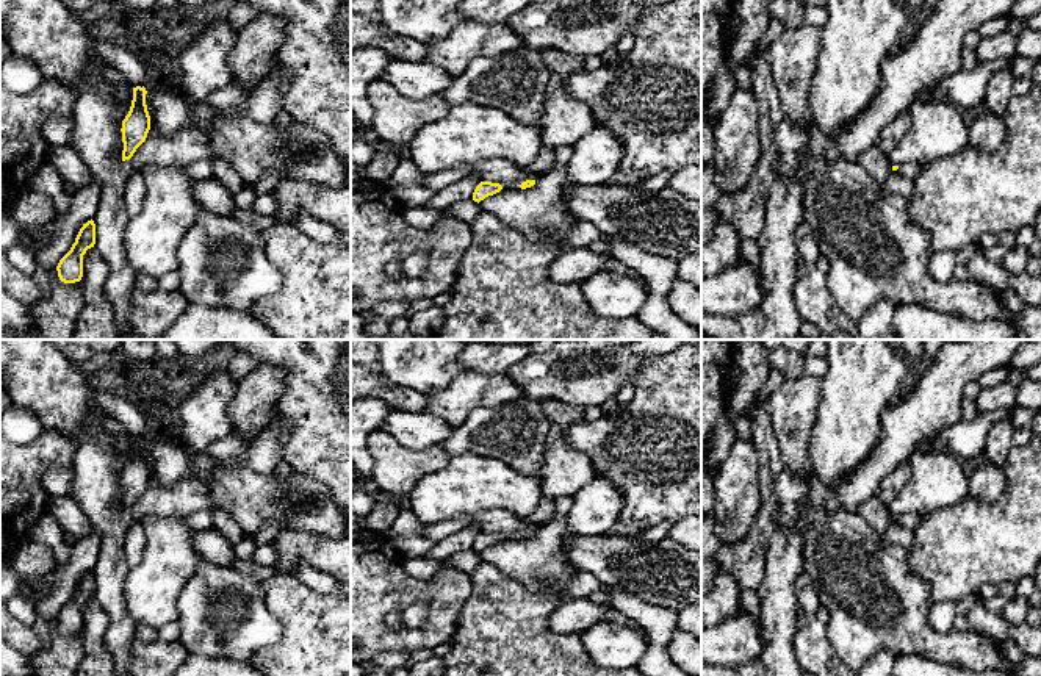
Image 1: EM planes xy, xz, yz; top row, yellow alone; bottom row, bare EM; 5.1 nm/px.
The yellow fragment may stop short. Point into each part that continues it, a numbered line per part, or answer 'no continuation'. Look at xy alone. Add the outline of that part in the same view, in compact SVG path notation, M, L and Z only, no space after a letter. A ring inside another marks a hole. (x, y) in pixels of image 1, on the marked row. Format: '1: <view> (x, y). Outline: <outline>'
no continuation

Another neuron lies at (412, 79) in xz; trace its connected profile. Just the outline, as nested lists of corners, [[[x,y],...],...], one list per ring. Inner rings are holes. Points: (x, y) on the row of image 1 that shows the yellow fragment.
[[[391,58],[380,80],[409,99],[427,99],[441,94],[456,77],[426,61]]]

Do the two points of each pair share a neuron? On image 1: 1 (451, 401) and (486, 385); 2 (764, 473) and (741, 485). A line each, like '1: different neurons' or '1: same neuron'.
1: same neuron
2: different neurons

